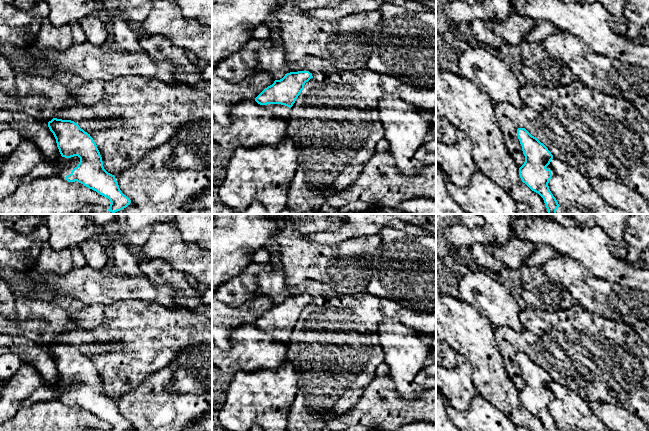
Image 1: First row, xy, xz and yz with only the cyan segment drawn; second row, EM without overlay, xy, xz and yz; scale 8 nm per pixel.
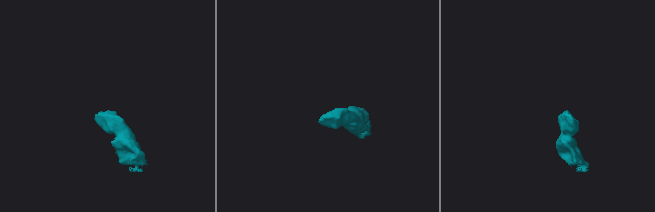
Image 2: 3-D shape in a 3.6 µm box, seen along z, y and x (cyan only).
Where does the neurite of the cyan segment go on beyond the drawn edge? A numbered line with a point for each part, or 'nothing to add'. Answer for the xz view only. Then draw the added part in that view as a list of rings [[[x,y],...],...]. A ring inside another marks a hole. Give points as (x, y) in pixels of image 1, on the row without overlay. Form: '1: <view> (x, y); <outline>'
1: xz (282, 335); [[[257,327],[258,328],[258,327]],[[267,328],[267,329],[260,329],[265,335],[270,336],[271,338],[274,338],[280,342],[287,343],[287,340],[289,339],[290,332],[281,329],[281,328]]]

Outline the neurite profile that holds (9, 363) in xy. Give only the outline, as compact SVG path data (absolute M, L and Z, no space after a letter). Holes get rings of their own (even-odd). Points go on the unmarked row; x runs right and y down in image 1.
M8 353L0 357L0 381L6 382L21 367L22 361L13 354Z

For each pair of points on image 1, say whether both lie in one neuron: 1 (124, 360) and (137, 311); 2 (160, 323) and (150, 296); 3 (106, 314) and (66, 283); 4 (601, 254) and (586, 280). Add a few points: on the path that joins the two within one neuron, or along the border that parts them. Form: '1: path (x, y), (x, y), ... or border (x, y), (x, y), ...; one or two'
1: path (125, 348), (126, 344), (137, 332), (137, 323); one
2: border (129, 299), (146, 300), (168, 308), (175, 307); two
3: border (117, 300), (110, 304), (86, 306); two
4: border (571, 259), (583, 264), (595, 276), (610, 282); two

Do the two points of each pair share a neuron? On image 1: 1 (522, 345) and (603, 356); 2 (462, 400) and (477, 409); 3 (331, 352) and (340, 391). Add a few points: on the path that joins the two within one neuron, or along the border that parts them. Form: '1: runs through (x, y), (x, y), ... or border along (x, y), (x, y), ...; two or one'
1: runs through (542, 351), (583, 351); one
2: border along (476, 393), (466, 409), (456, 409), (446, 400); two
3: runs through (331, 362), (340, 373), (340, 381); one

